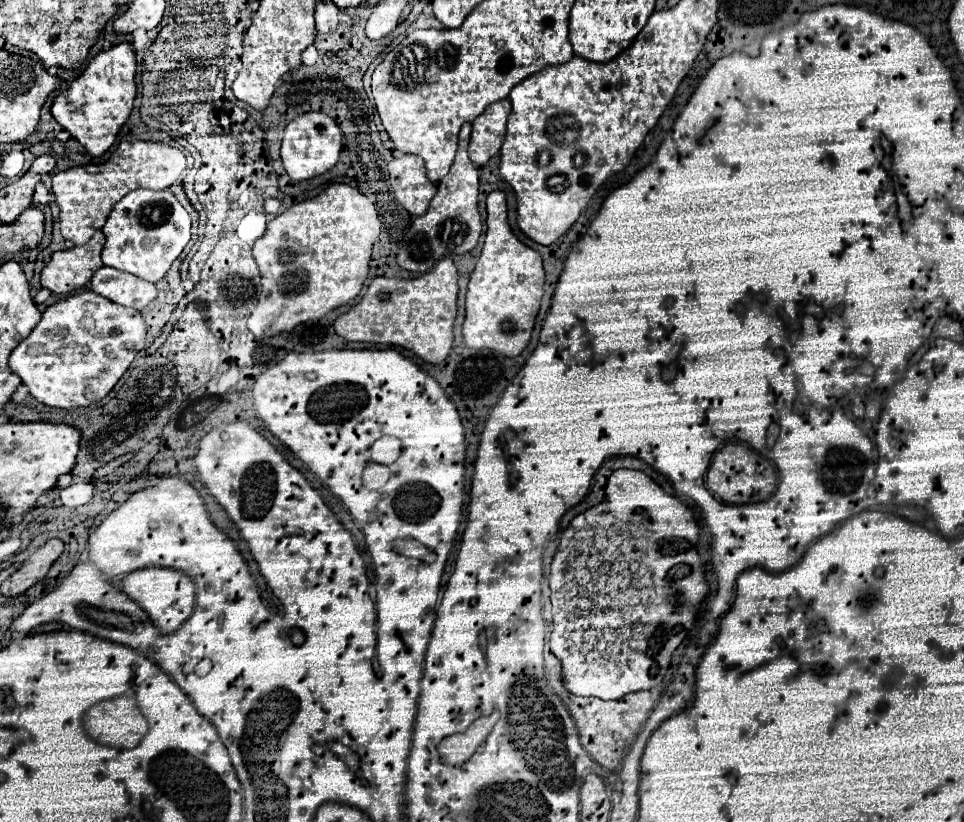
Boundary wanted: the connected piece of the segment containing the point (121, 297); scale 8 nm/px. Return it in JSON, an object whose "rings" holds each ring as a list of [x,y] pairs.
{"rings":[[[102,266],[98,272],[94,272],[90,288],[116,304],[136,310],[146,308],[156,298],[156,286],[152,282],[108,266]]]}

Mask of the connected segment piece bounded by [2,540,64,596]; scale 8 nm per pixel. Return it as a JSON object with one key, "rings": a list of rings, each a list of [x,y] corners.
{"rings":[[[48,540],[8,580],[2,582],[2,594],[18,596],[18,594],[26,592],[30,586],[34,586],[38,580],[42,580],[46,576],[48,568],[62,554],[62,550],[64,550],[62,540]]]}

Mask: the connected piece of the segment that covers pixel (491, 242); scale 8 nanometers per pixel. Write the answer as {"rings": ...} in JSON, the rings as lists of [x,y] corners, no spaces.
{"rings":[[[494,190],[486,198],[486,238],[482,254],[470,274],[466,292],[466,320],[462,326],[468,348],[488,348],[502,356],[520,356],[528,346],[536,314],[540,310],[544,268],[536,250],[522,244],[510,230],[504,192]]]}

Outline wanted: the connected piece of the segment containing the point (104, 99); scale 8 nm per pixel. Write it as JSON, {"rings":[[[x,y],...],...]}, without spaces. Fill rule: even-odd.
{"rings":[[[122,42],[96,54],[86,70],[68,86],[68,90],[60,92],[52,102],[52,116],[56,122],[70,132],[92,156],[102,156],[116,140],[120,126],[128,120],[136,96],[136,56],[132,44]]]}

